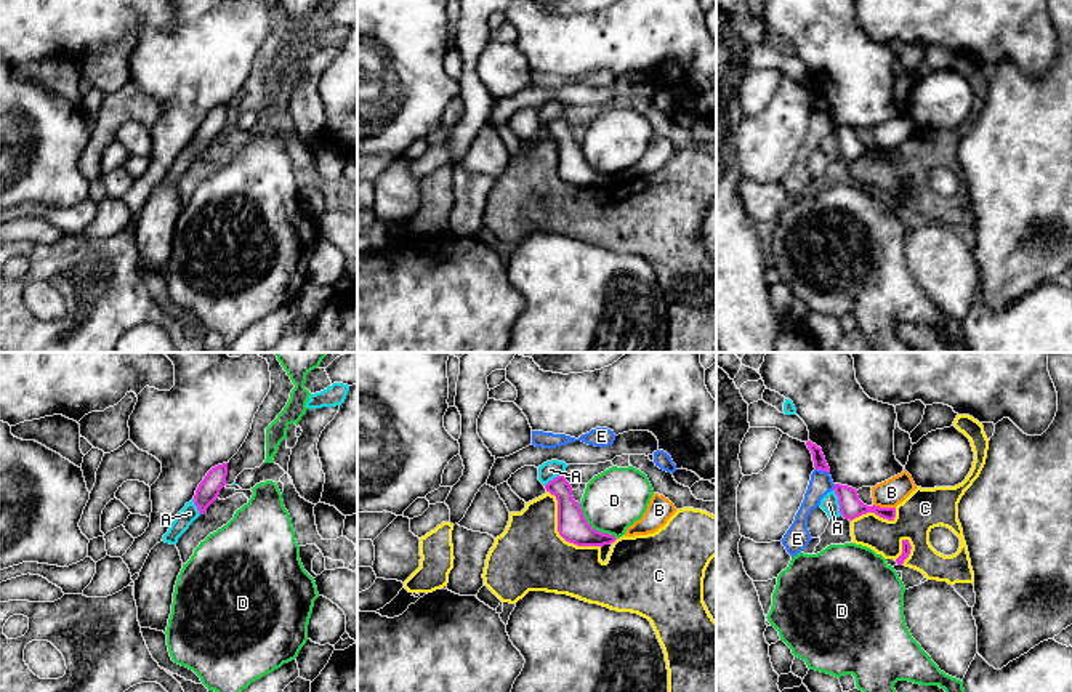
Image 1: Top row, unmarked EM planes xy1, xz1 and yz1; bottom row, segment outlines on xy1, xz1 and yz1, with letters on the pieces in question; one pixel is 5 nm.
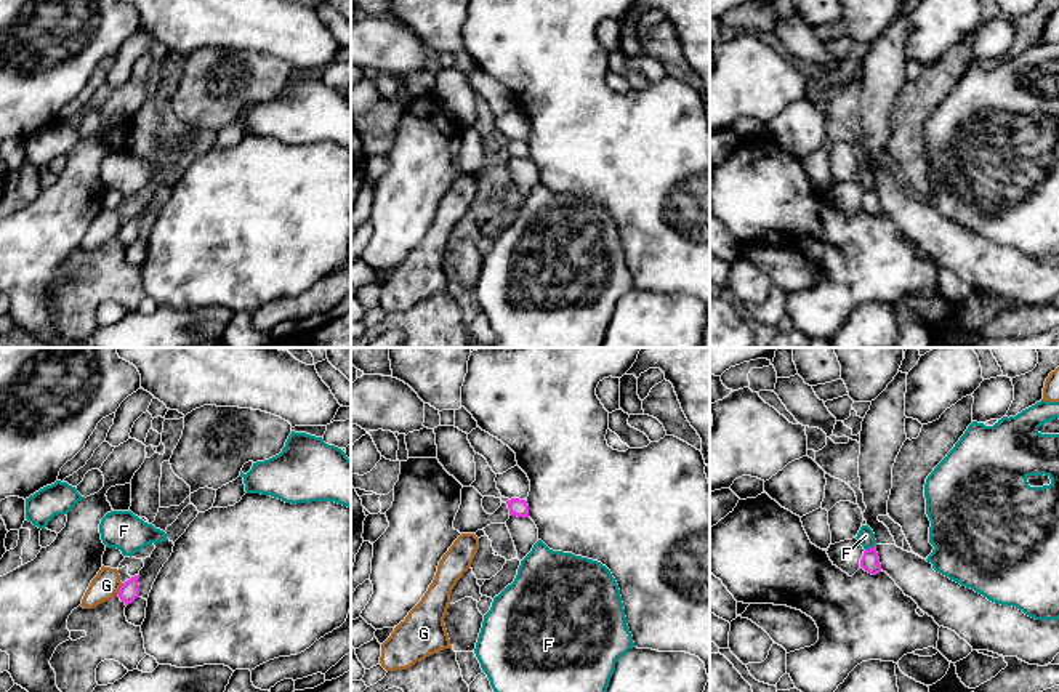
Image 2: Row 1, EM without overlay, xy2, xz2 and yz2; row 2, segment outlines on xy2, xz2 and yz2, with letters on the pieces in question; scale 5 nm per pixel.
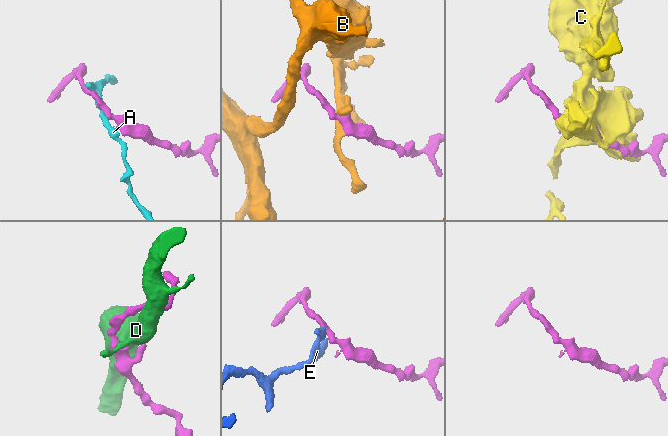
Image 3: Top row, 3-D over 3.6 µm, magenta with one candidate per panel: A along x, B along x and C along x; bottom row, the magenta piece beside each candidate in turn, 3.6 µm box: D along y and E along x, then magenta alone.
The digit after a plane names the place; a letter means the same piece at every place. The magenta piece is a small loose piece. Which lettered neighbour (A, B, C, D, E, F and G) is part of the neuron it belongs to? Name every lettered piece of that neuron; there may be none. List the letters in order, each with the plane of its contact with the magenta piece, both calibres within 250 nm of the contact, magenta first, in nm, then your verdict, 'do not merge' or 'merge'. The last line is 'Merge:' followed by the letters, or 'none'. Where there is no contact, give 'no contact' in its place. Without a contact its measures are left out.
A: meets magenta in yz1; 110 nm thick on the magenta side, 90 nm on the other; do not merge
B: meets magenta in yz1; 110 nm thick on the magenta side, 140 nm on the other; do not merge
C: meets magenta in xz1; 150 nm thick on the magenta side, 360 nm on the other; do not merge
D: meets magenta in xz1; 150 nm thick on the magenta side, 300 nm on the other; do not merge
E: meets magenta in yz1; 60 nm thick on the magenta side, 120 nm on the other; do not merge
F: meets magenta in yz2; 100 nm thick on the magenta side, 90 nm on the other; merge
G: meets magenta in xy2; 100 nm thick on the magenta side, 140 nm on the other; do not merge
Merge: F

